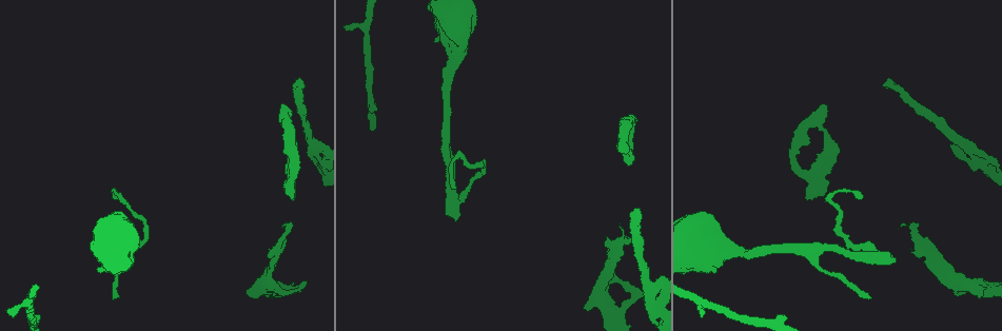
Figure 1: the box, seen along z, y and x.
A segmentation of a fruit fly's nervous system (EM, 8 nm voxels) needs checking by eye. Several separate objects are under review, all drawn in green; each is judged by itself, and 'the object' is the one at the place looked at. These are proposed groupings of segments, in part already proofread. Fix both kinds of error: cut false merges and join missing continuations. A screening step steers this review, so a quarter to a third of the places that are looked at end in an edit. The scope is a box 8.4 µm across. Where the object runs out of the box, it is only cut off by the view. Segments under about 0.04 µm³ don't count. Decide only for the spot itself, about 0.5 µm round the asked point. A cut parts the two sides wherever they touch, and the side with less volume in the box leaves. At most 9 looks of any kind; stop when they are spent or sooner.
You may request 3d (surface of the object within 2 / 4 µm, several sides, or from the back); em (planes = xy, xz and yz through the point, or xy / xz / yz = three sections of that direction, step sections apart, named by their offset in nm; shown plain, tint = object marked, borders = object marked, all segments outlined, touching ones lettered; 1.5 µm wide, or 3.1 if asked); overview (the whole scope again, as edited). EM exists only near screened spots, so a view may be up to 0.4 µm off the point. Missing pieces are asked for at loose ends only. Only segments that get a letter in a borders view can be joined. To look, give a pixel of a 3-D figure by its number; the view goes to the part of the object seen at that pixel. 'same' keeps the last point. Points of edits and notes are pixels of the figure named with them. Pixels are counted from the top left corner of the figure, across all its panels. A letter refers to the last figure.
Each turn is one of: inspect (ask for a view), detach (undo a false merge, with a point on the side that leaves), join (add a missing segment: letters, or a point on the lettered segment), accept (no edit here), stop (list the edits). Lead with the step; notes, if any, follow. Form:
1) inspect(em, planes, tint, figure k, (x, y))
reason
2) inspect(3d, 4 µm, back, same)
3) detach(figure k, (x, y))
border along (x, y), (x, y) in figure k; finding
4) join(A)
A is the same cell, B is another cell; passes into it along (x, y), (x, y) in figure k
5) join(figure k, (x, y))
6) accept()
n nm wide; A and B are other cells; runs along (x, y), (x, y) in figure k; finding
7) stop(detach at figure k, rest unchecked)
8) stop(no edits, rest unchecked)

inspect(em, planes, borders, figure 1, (620, 152))
branch stops here

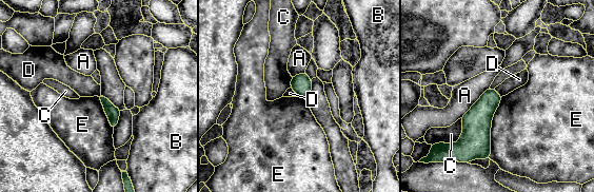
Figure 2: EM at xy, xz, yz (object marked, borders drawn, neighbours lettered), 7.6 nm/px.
accept()
A, B, C, D and E are other cells; border along (493, 89), (501, 96) in figure 2; no lettered segment goes on from it

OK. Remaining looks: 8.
inspect(em, planes, borders, figure 1, (896, 259))
free end

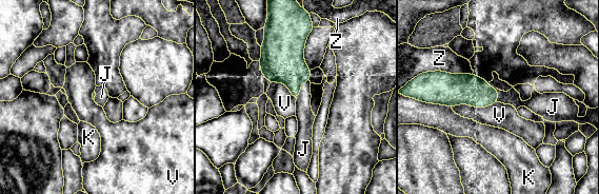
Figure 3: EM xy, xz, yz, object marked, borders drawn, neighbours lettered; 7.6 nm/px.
join(J)
J is the same cell, K, V and Z are other cells; the cell continues

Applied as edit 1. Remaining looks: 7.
inspect(overview)
see it whole again

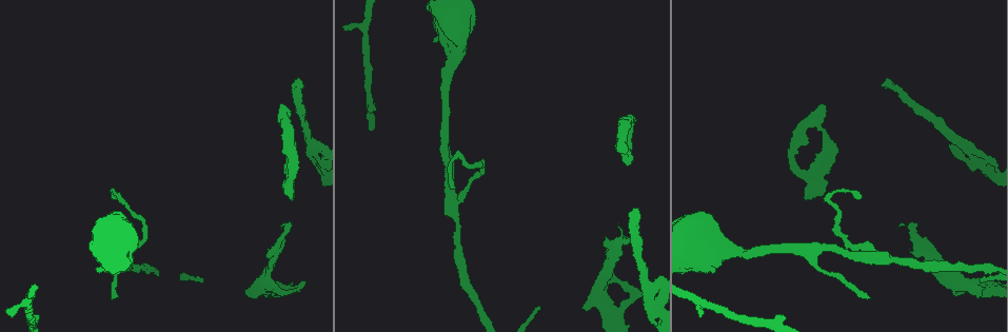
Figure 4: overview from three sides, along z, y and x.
inspect(3d, 2 µm, back, figure 4, (618, 278))
touches itself

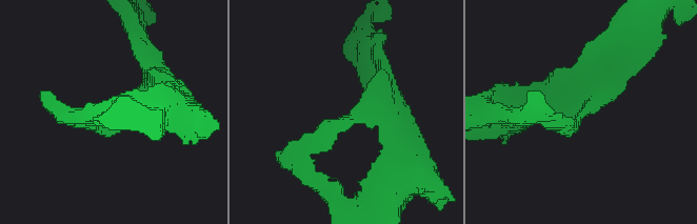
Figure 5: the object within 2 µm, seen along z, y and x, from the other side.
inspect(em, yz, step 8, tint, figure 5, (584, 111))

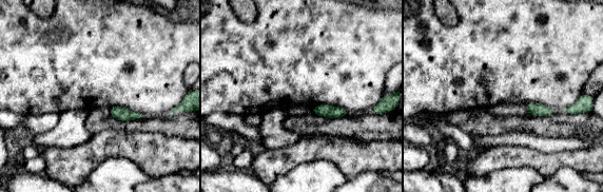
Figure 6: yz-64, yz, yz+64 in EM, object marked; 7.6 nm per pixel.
inspect(em, planes, borders, same)

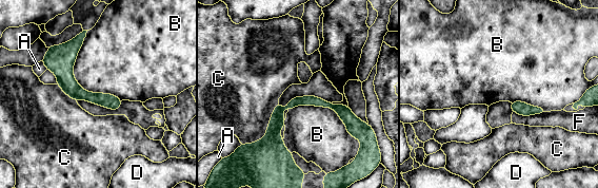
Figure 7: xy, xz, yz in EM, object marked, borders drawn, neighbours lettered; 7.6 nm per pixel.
accept()
80 nm wide; A, B, C, D and F are other cells; border along (86, 31), (73, 75), (121, 100) in figure 7; all the same cell

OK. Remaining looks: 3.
inspect(3d, 2 µm, figure 4, (290, 225))

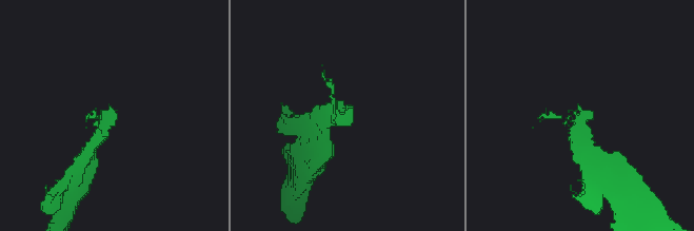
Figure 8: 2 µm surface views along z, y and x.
inspect(em, planes, borders, figure 8, (341, 122))

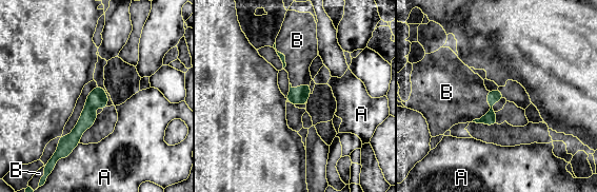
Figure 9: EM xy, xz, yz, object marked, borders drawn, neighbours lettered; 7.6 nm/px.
join(B)
B is the same cell, A is another cell; passes into it along (494, 96), (490, 110), (460, 96) in figure 9; it goes on there

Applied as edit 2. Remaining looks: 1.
stop(join at figure 3, join at figure 9, rest unchecked)

